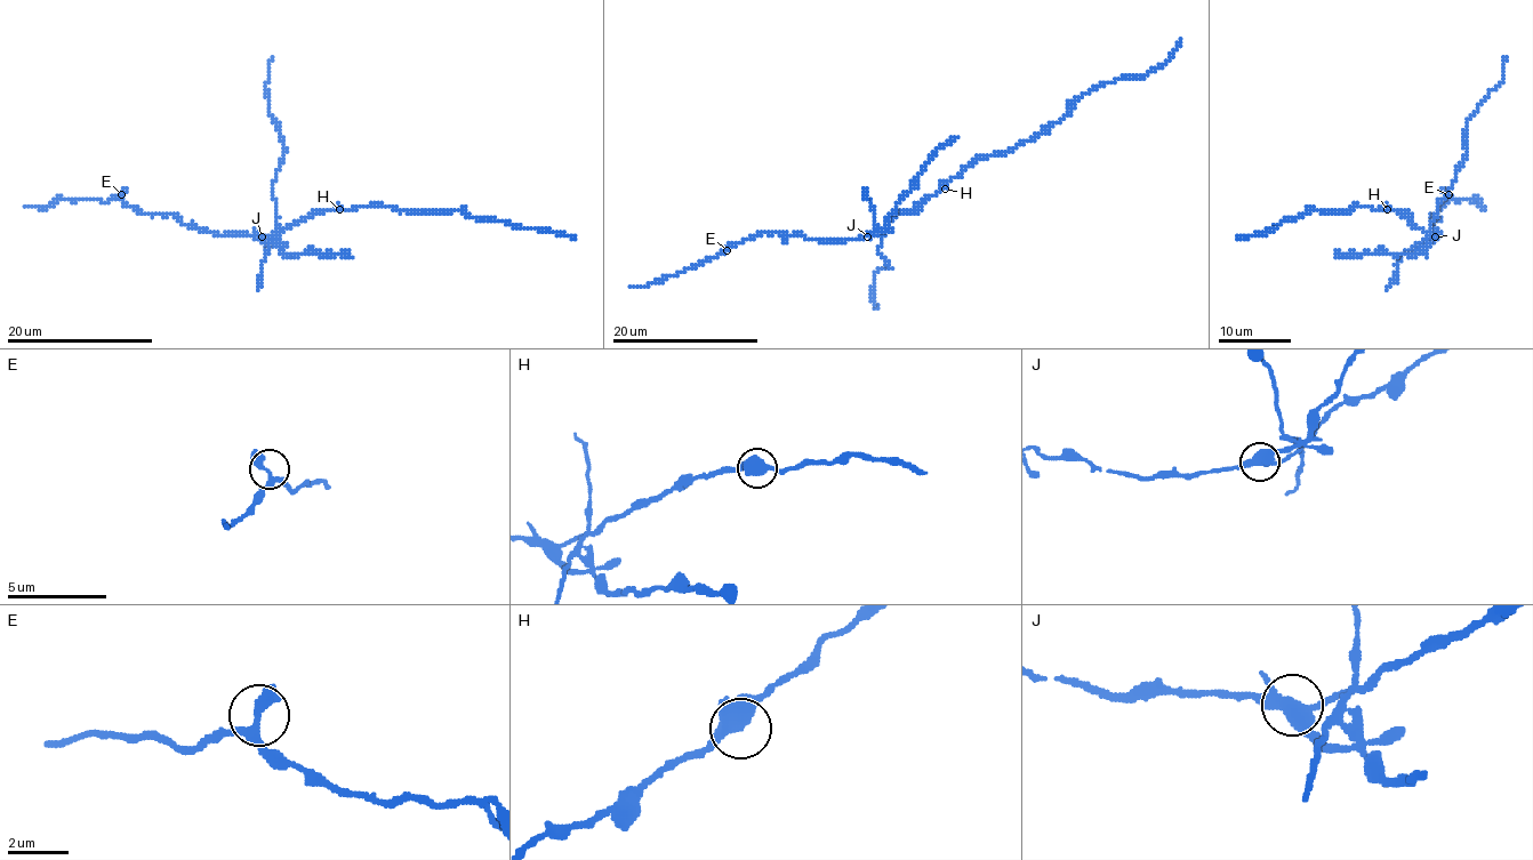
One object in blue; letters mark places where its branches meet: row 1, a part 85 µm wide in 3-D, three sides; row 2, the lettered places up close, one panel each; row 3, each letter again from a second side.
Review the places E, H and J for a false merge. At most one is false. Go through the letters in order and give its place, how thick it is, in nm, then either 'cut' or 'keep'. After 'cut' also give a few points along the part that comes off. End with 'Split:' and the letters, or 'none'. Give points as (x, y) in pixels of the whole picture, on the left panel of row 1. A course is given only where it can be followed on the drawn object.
E: (121, 194) | 280 nm | keep
H: (339, 209) | 400 nm | keep
J: (262, 236) | 420 nm | cut | (263, 236), (275, 243), (277, 206), (272, 189), (285, 154), (282, 136), (270, 114), (266, 83), (273, 58)
Split: J

